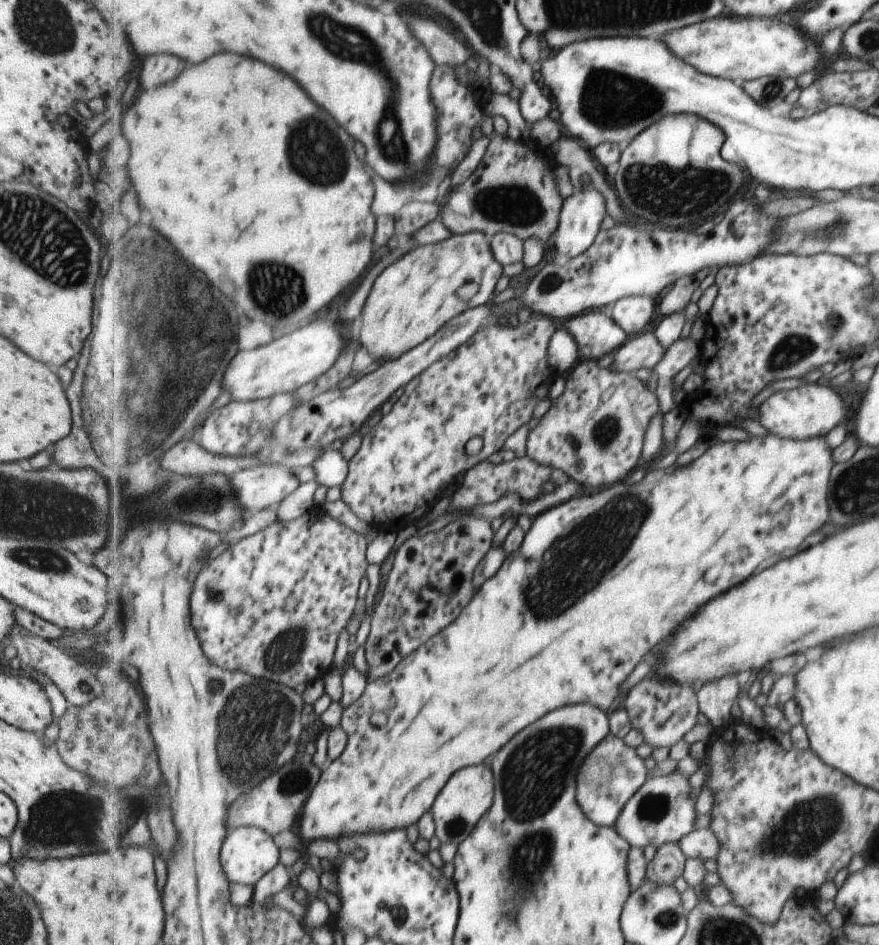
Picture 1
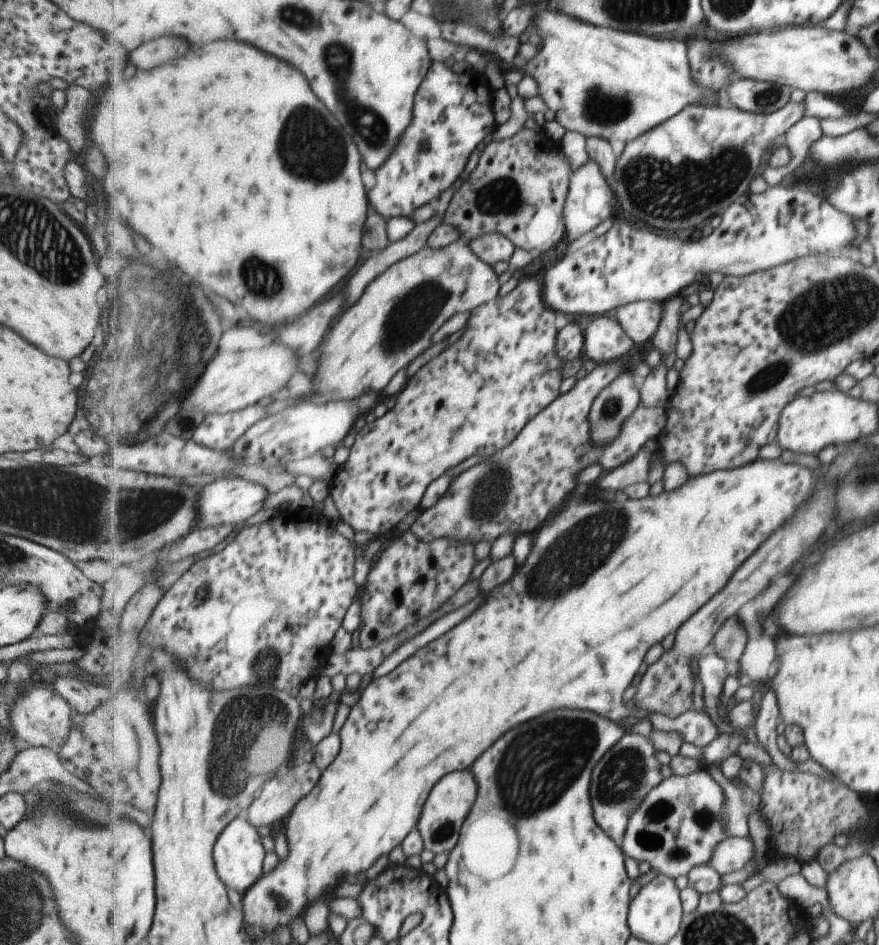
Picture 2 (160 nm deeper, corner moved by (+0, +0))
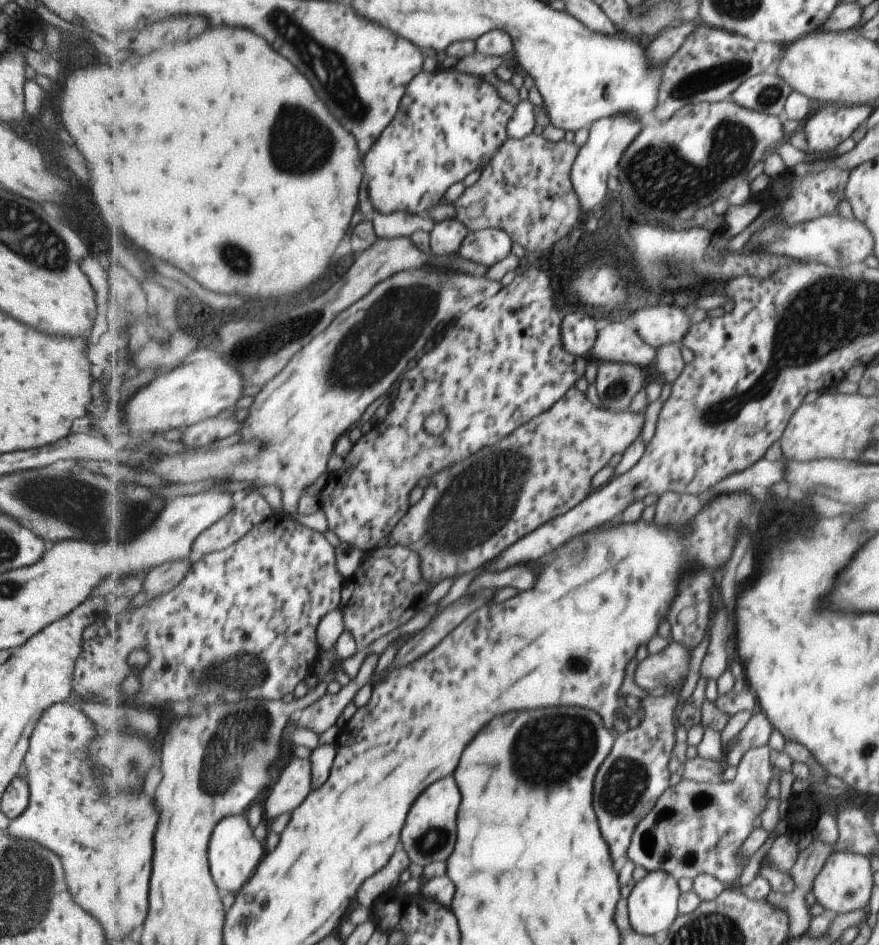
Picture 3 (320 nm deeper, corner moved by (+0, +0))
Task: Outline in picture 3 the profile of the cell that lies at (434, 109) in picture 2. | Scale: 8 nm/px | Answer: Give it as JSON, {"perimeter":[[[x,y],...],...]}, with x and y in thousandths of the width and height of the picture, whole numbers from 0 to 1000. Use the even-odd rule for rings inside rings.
{"perimeter":[[[518,71],[478,76],[469,85],[456,107],[456,121],[447,135],[433,142],[433,150],[415,165],[420,208],[424,220],[439,228],[451,224],[484,229],[488,220],[499,217],[515,195],[529,190],[536,182],[549,180],[578,148],[577,133],[586,121],[586,111],[568,102],[567,93],[549,81],[538,83]]]}

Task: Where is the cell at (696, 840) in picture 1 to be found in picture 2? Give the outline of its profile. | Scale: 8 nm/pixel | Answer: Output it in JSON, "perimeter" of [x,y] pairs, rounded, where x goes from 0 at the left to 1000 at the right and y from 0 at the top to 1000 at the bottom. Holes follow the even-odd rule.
{"perimeter":[[[852,885],[827,886],[816,893],[807,915],[817,921],[820,926],[832,925],[850,919],[857,909],[857,904],[857,891]]]}

